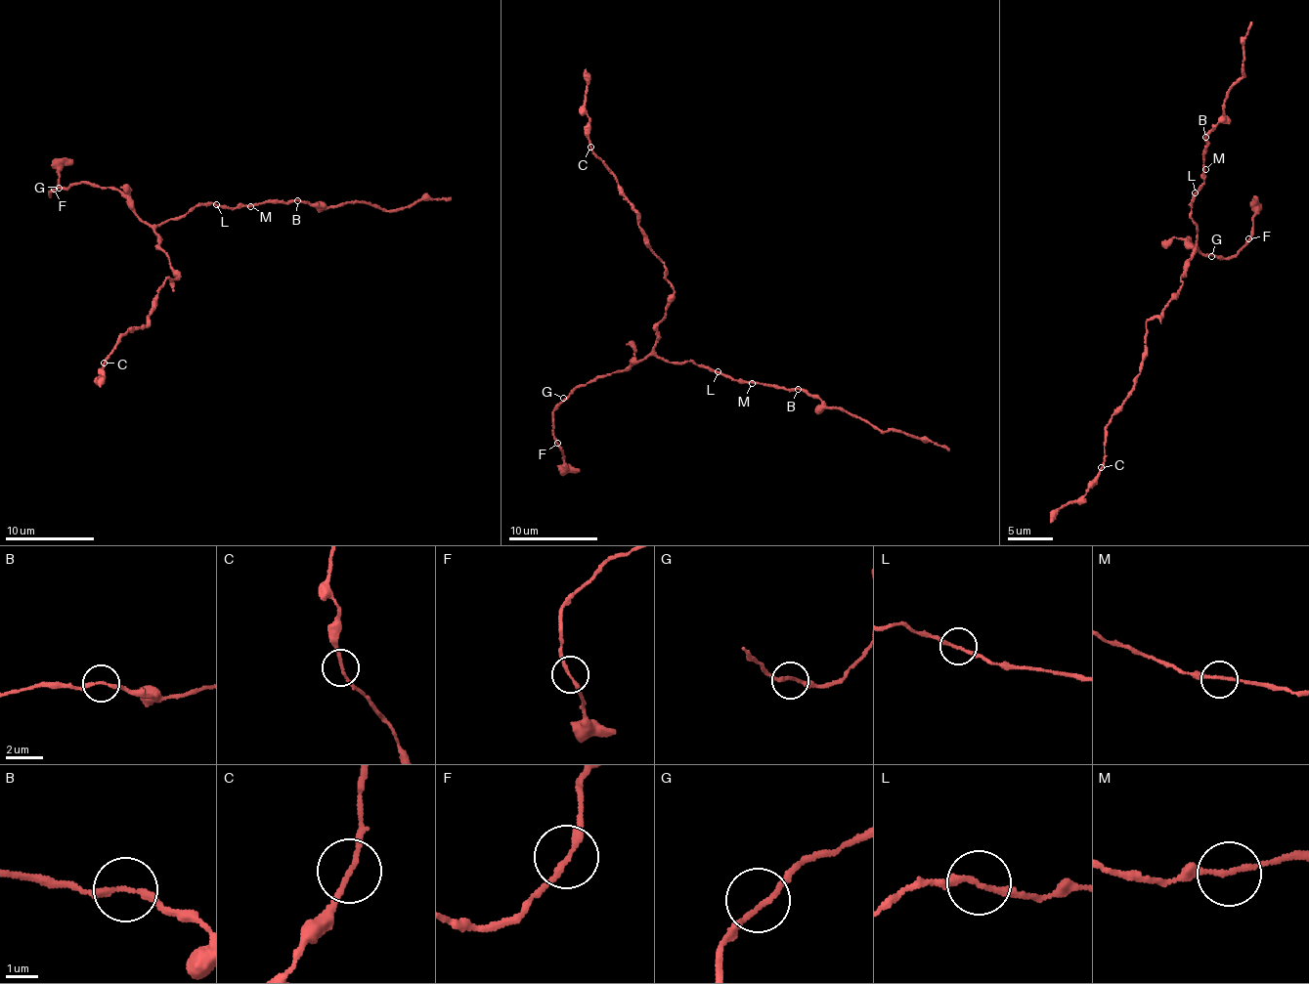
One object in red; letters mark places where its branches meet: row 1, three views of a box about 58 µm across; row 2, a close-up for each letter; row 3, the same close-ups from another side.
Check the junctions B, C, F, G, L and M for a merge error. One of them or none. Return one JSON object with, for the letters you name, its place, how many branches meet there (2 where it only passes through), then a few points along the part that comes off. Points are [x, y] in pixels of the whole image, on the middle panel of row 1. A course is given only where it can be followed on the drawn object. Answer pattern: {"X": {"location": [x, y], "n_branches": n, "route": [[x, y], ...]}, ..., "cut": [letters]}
{"cut": []}

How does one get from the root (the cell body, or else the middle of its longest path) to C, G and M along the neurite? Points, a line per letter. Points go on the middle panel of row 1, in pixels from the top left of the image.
C: (658, 337), (656, 328), (666, 316), (674, 286), (666, 278), (666, 266), (650, 248), (633, 205), (590, 147)
G: (658, 337), (653, 352), (640, 362), (636, 361), (611, 375), (589, 380), (563, 398)
M: (658, 337), (655, 351), (670, 363), (692, 362), (735, 381), (752, 383)

